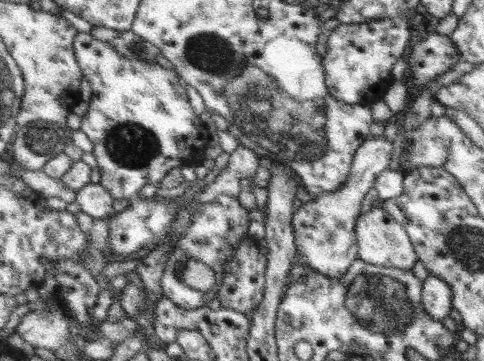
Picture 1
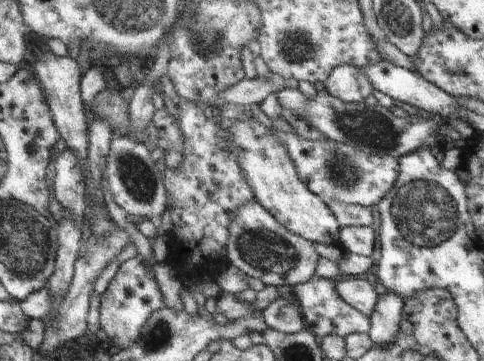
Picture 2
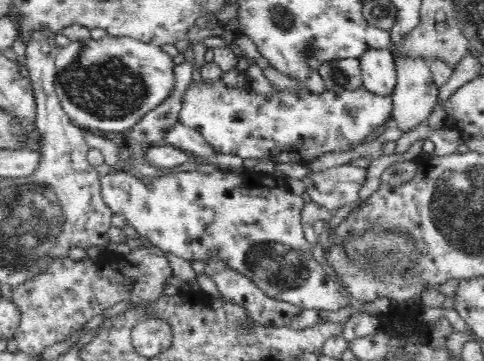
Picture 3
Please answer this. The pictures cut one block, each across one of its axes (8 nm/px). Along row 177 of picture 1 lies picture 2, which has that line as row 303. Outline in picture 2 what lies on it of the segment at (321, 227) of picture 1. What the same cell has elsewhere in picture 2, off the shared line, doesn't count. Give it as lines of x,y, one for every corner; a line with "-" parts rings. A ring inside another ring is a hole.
351,278
351,280
341,280
337,284
337,292
341,298
345,298
353,308
357,308
365,318
371,318
373,312
377,310
377,304
381,302
379,292
363,278

